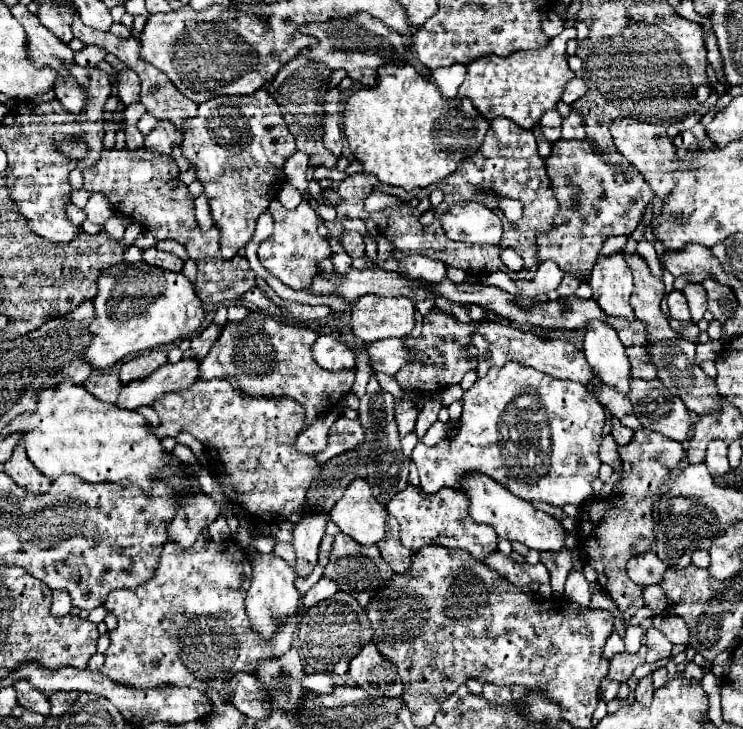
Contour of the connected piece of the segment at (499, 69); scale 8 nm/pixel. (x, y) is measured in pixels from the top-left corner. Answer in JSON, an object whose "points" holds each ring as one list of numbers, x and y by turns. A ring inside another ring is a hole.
{"points":[[567,27,561,35,553,37,549,45,533,51,517,51,509,57,483,55,467,65,467,79,459,87,457,97,471,99,479,113,487,119,507,117,513,119,519,127,531,129,545,111,555,109,561,99,563,87,575,73,567,65,567,41,577,37,575,27]]}

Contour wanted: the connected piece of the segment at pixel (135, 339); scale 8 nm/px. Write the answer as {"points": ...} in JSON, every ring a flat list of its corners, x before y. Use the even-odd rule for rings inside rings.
{"points":[[147,263,107,273,99,281,99,293,93,303,97,319,89,325,93,339,85,351,85,361,93,367,111,367,129,353,189,337,201,327,205,317,193,283,183,273,147,267]]}

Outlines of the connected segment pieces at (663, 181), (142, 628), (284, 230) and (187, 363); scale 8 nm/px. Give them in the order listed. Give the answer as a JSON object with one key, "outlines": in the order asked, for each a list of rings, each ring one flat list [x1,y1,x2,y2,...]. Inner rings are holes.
{"outlines":[[[623,117,623,119,615,119,611,123,611,135,615,139,615,147,619,153,623,153,627,157,627,161,631,161,635,165,635,169,645,177,645,181,651,185,653,193,665,201,669,197,669,191,673,191,673,187,677,185,677,181,673,179,673,173,661,171,661,165,667,160,676,158,676,147,667,135,667,129,663,125,655,125,655,123,645,123,645,121,637,121,633,117]],[[199,535,195,545,189,549,179,549,175,543,165,543,153,579,149,579,137,589,113,591,113,595,109,595,109,599,105,601,105,609,115,613,117,617,117,629,109,633,111,645,105,651,105,665,101,667,101,673,117,683,145,689,161,685,179,685,197,687,199,691,205,691,207,687,211,687,219,691,223,699,229,701,229,695,223,691,225,681,239,671,251,673,261,659,283,655,291,647,293,633,297,631,297,619,303,617,303,611,323,599,333,597,339,591,333,579,321,577,319,583,303,595,299,611,281,619,281,627,269,639,265,639,251,627,245,611,245,591,249,589,249,581,249,557,245,551,239,549,239,545,233,539,213,541,209,537]],[[273,199,273,203,269,203,269,211,275,221,275,231,259,245,259,261,291,289,307,289,313,277,319,273,317,263,333,257,331,241,317,233,317,227,323,225,323,221,305,199,295,209,285,209,279,199]],[[181,359,179,363,163,365,153,375,123,385,117,407,135,411,143,405,153,405,153,399,157,399,163,393,169,391,181,391,185,387,191,387,199,377,199,363,193,359]]]}

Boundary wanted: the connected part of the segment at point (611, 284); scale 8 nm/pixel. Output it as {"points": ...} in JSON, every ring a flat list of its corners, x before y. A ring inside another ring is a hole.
{"points":[[615,251,607,257,599,255,593,269,589,271,587,285,593,289,593,299,607,315,625,317,629,321,635,319,629,305,633,277,621,251]]}

